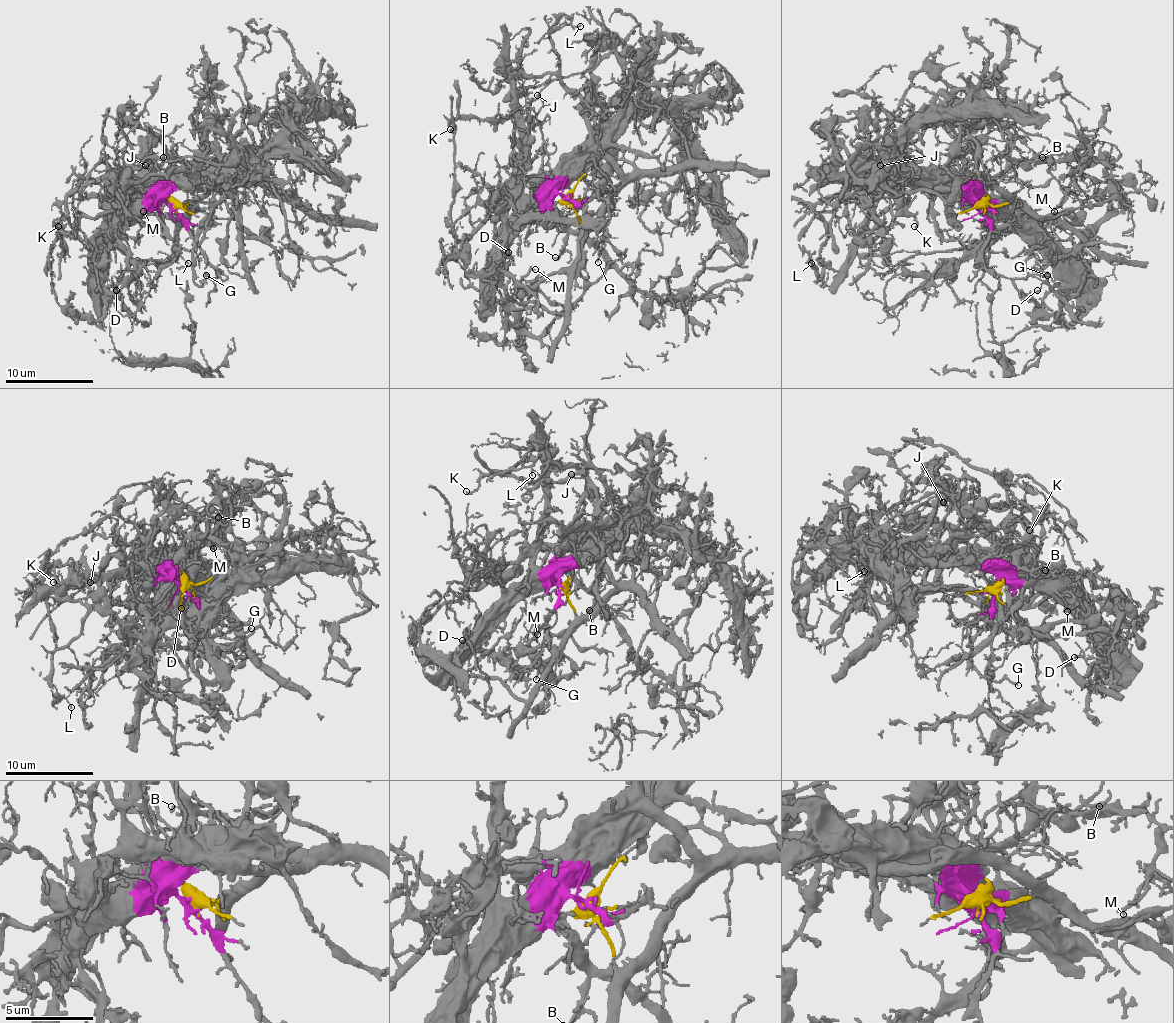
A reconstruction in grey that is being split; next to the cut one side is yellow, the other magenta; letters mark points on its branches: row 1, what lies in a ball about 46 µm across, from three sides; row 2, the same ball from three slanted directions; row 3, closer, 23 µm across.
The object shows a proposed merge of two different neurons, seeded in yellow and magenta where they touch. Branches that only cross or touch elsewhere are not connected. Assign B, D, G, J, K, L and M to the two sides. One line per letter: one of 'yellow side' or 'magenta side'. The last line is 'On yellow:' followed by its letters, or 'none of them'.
B: magenta side
D: magenta side
G: magenta side
J: yellow side
K: magenta side
L: yellow side
M: yellow side
On yellow: J, L, M

